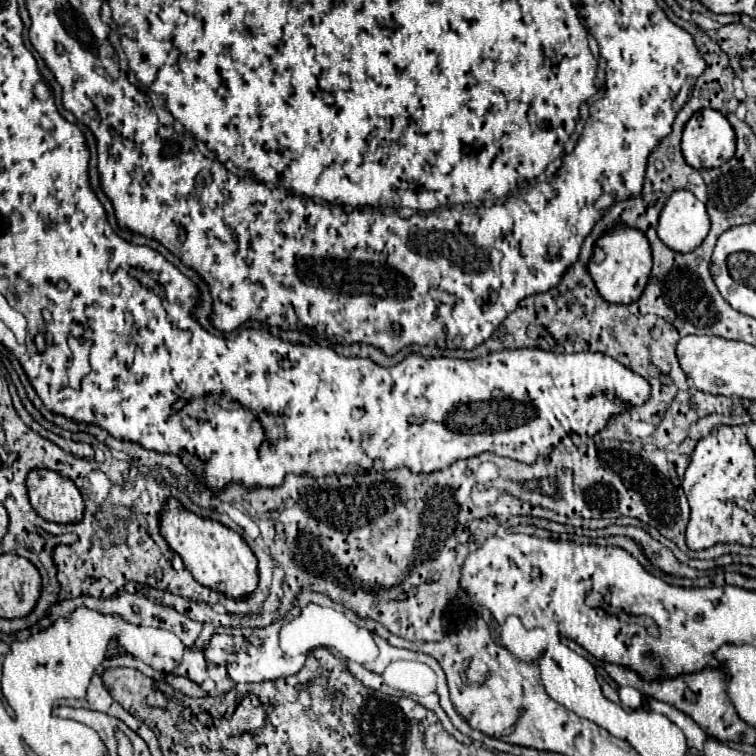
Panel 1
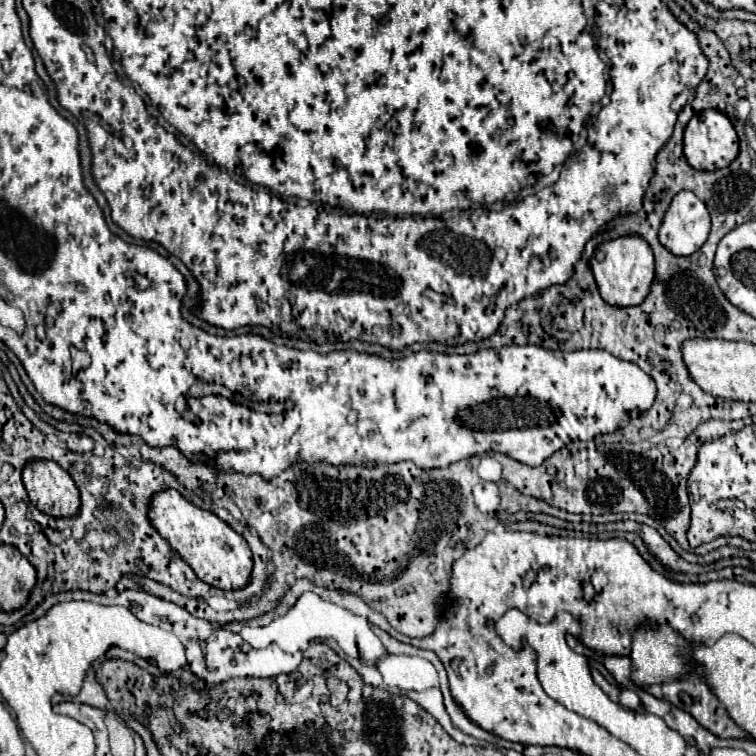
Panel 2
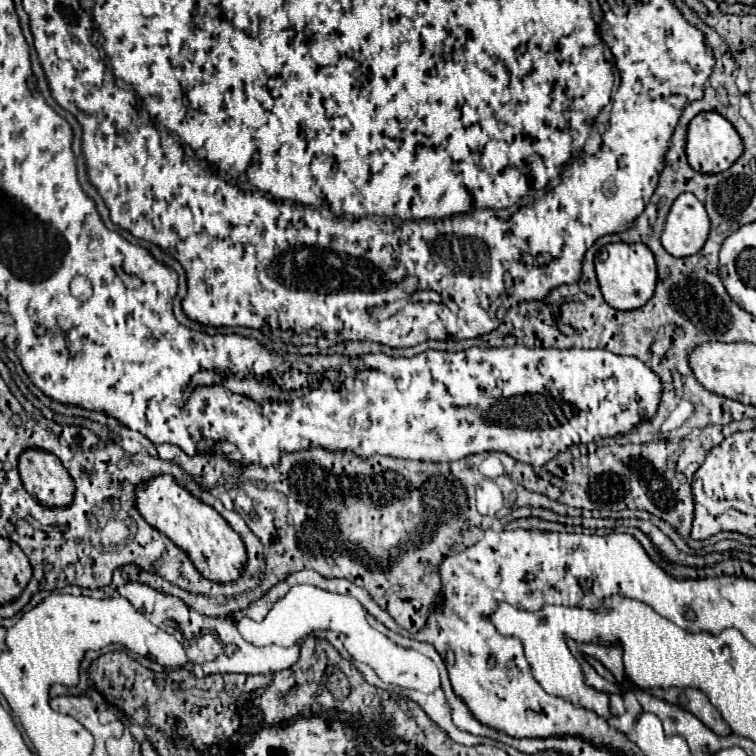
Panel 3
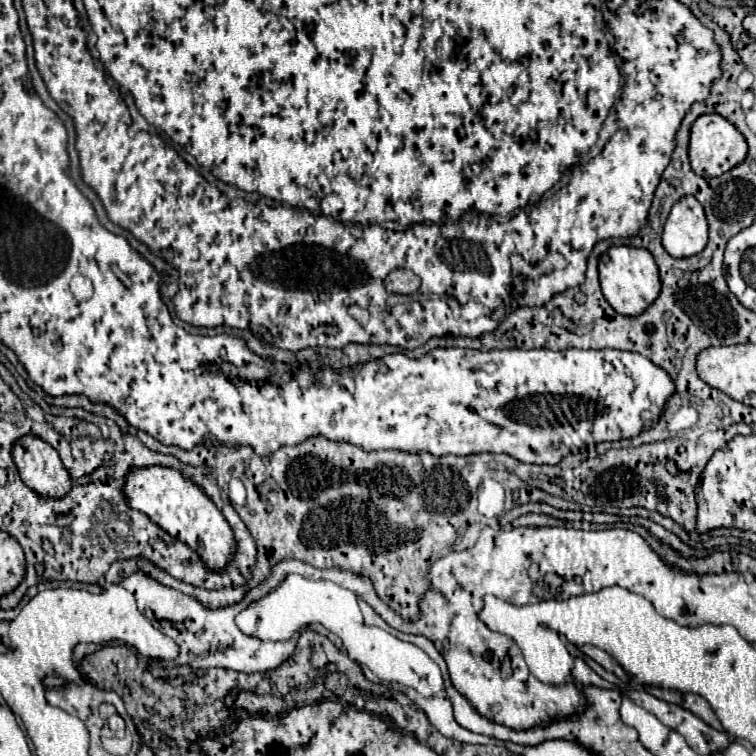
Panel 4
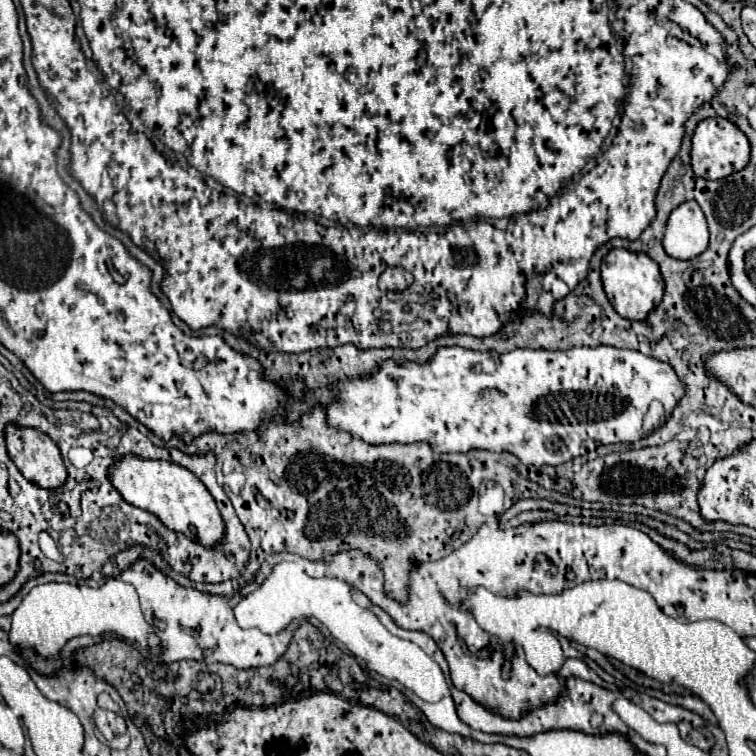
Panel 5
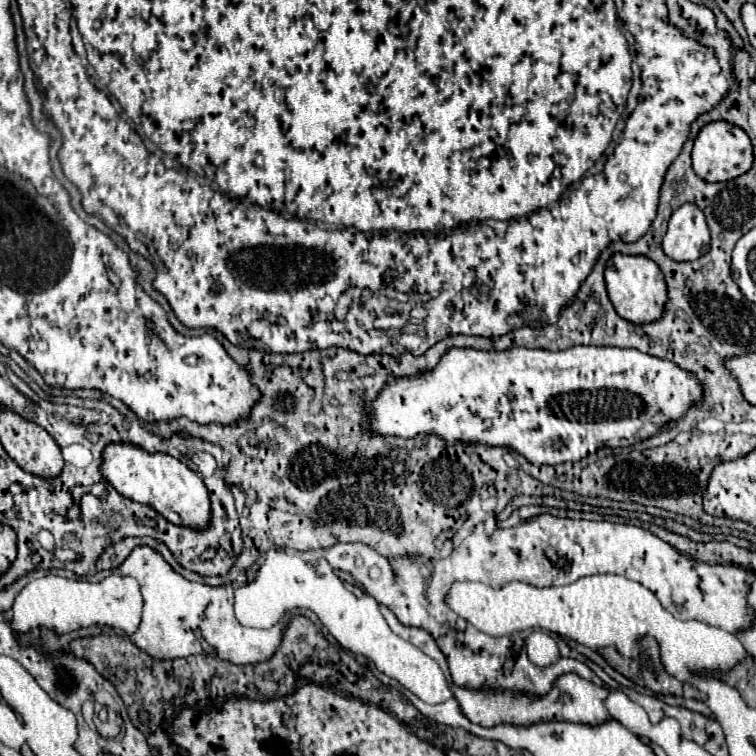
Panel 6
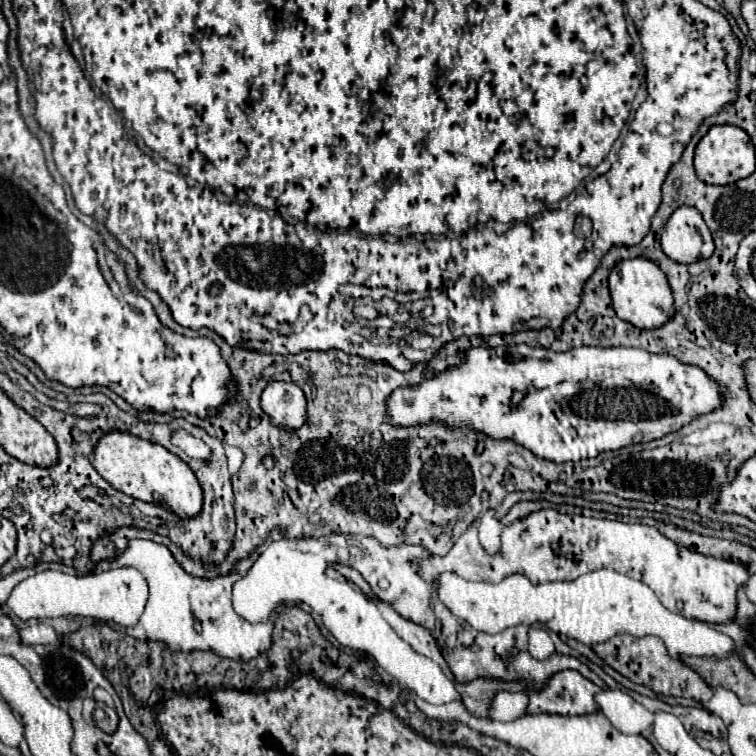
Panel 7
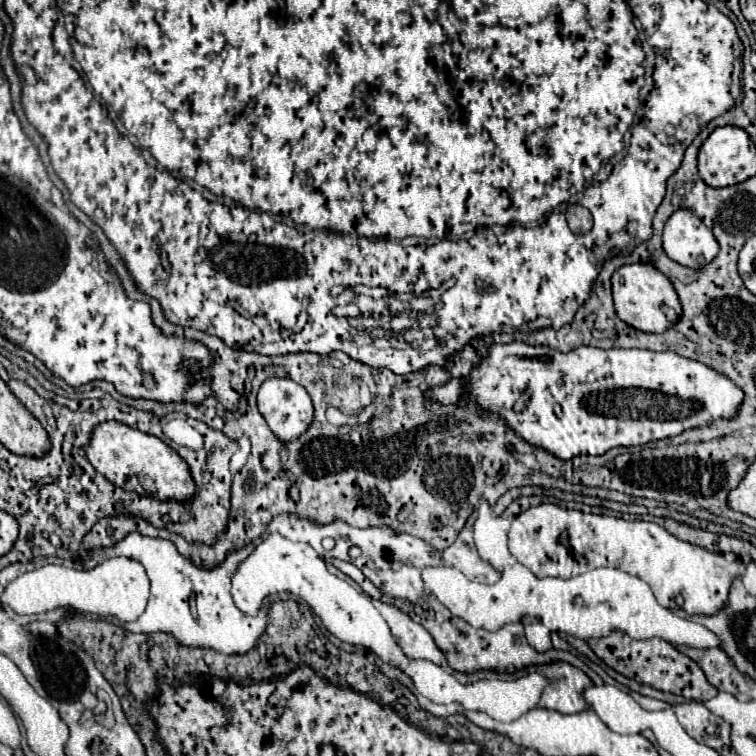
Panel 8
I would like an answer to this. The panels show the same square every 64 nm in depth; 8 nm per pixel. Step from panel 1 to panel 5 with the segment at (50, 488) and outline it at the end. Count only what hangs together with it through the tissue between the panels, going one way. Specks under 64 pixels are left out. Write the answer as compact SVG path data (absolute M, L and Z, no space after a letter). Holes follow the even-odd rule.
M10 422L4 430L4 436L6 436L6 448L8 448L12 462L18 466L18 470L28 480L40 484L42 488L58 488L60 484L64 484L64 480L68 476L66 466L64 466L58 446L54 444L54 440L48 434L44 434L36 428L26 428L26 426L18 426L18 424Z

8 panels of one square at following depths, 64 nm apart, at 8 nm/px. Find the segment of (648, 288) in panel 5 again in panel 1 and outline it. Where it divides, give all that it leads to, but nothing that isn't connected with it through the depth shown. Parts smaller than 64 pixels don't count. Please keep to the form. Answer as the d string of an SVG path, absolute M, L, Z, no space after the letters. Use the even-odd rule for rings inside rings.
M616 226L610 234L604 234L598 240L598 246L606 252L606 260L602 264L588 264L588 268L602 298L612 304L636 302L644 294L652 270L652 252L648 238L640 230L628 226Z

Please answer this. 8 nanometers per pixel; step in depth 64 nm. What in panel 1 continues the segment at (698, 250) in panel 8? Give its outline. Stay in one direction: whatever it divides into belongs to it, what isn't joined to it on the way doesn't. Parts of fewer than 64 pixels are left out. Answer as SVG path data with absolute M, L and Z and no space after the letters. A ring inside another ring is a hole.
M676 190L660 214L660 240L670 250L686 254L704 242L708 230L710 218L704 202L700 202L690 190Z

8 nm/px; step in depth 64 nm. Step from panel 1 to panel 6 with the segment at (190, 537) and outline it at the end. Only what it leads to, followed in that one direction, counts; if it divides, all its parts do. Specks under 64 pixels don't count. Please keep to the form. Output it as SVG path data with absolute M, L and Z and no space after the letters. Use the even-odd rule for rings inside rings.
M112 442L106 444L102 450L100 472L122 496L152 506L174 524L192 528L208 526L210 520L208 490L204 488L200 474L190 470L182 460L162 452L146 452L144 448L132 442Z

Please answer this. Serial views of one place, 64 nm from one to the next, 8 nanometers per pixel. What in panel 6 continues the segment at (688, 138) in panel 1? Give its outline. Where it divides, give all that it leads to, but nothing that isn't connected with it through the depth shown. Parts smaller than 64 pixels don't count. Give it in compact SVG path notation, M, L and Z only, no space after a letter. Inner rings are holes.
M724 120L706 124L702 128L702 132L698 134L698 138L694 140L692 164L694 164L694 172L706 182L728 182L728 180L734 180L734 178L746 174L752 168L752 164L754 164L752 142L750 142L748 134L742 128L738 128L734 124L728 124Z

